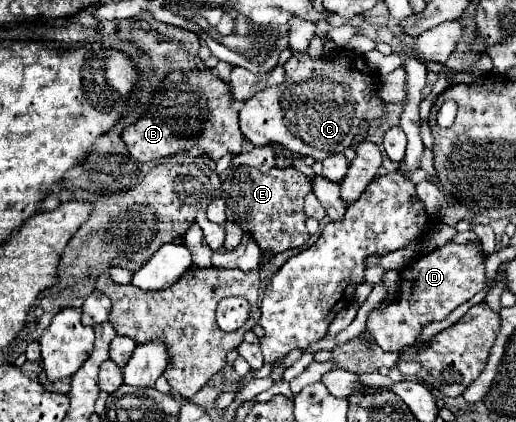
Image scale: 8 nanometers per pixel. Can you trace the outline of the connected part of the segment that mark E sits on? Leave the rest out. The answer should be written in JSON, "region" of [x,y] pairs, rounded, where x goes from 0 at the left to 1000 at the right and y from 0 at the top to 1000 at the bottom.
{"region":[[[486,396],[444,400],[440,419],[432,424],[428,453],[432,476],[440,476],[440,519],[455,524],[467,538],[483,538],[510,595],[545,600],[556,590],[587,585],[599,571],[587,476],[603,453],[603,438],[599,424],[576,400],[529,396],[517,410],[506,410]]]}

